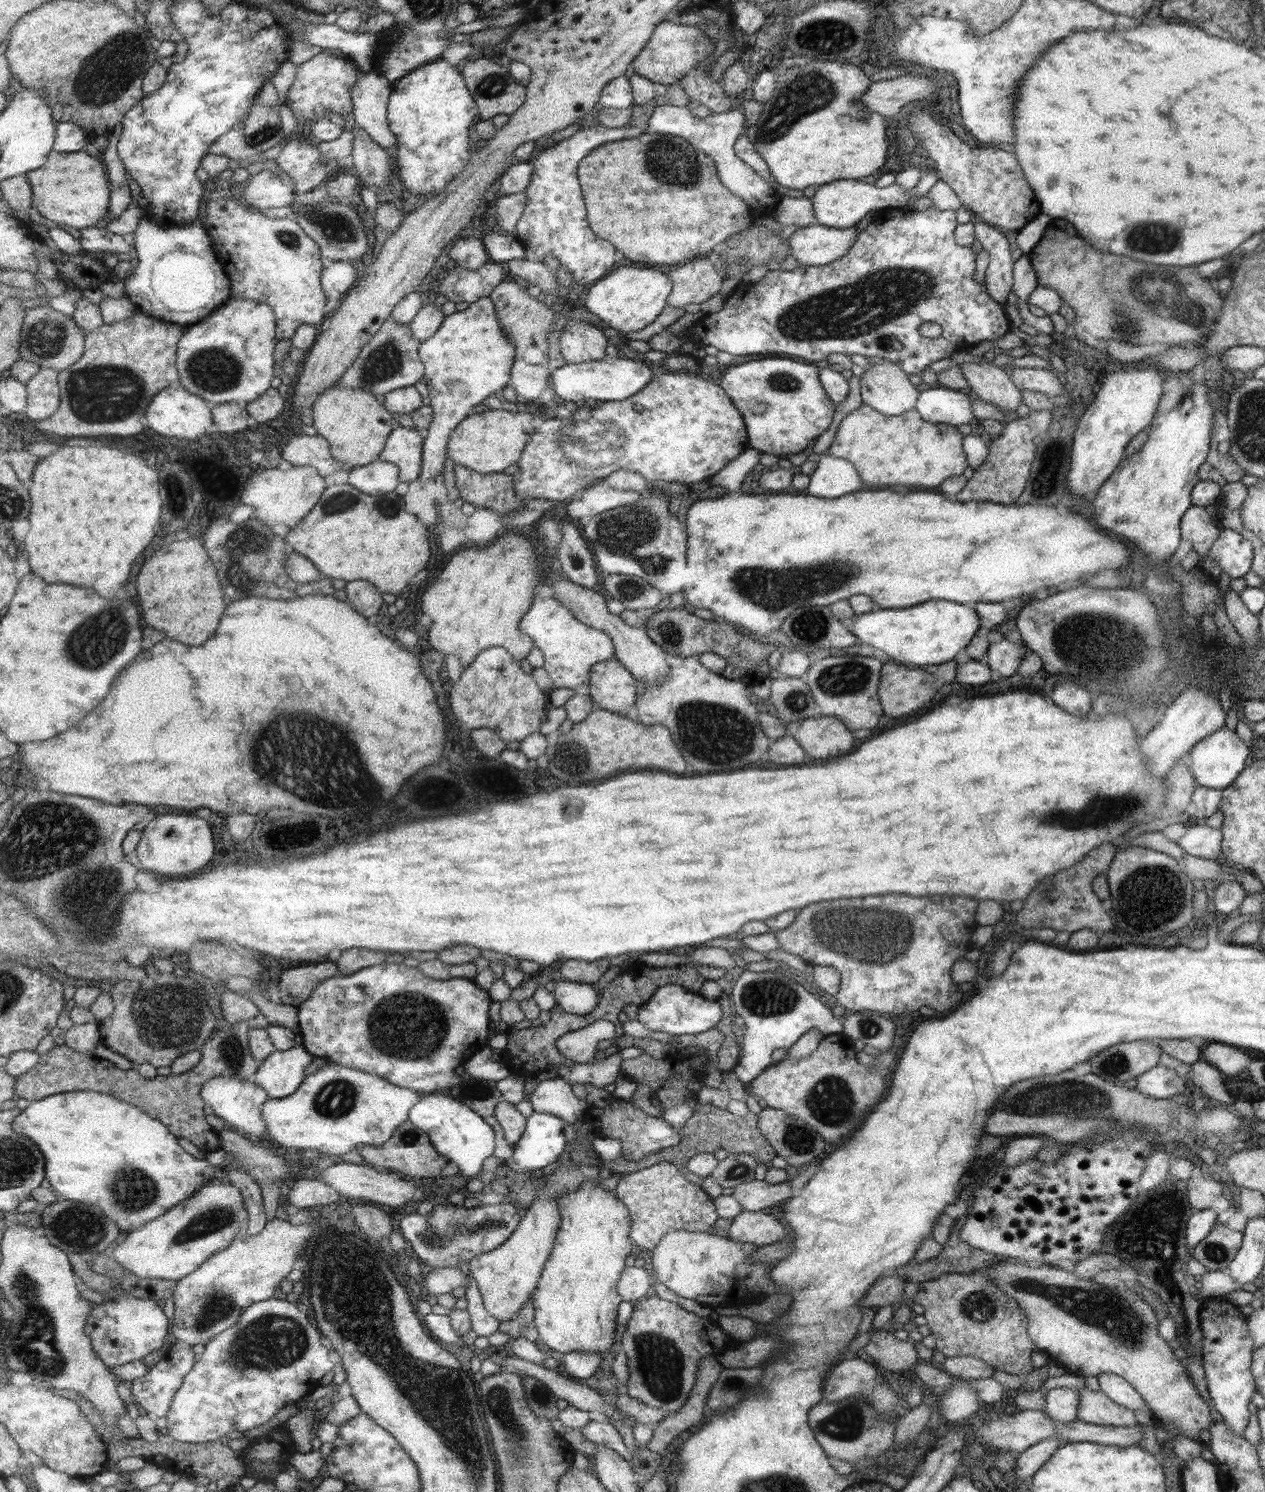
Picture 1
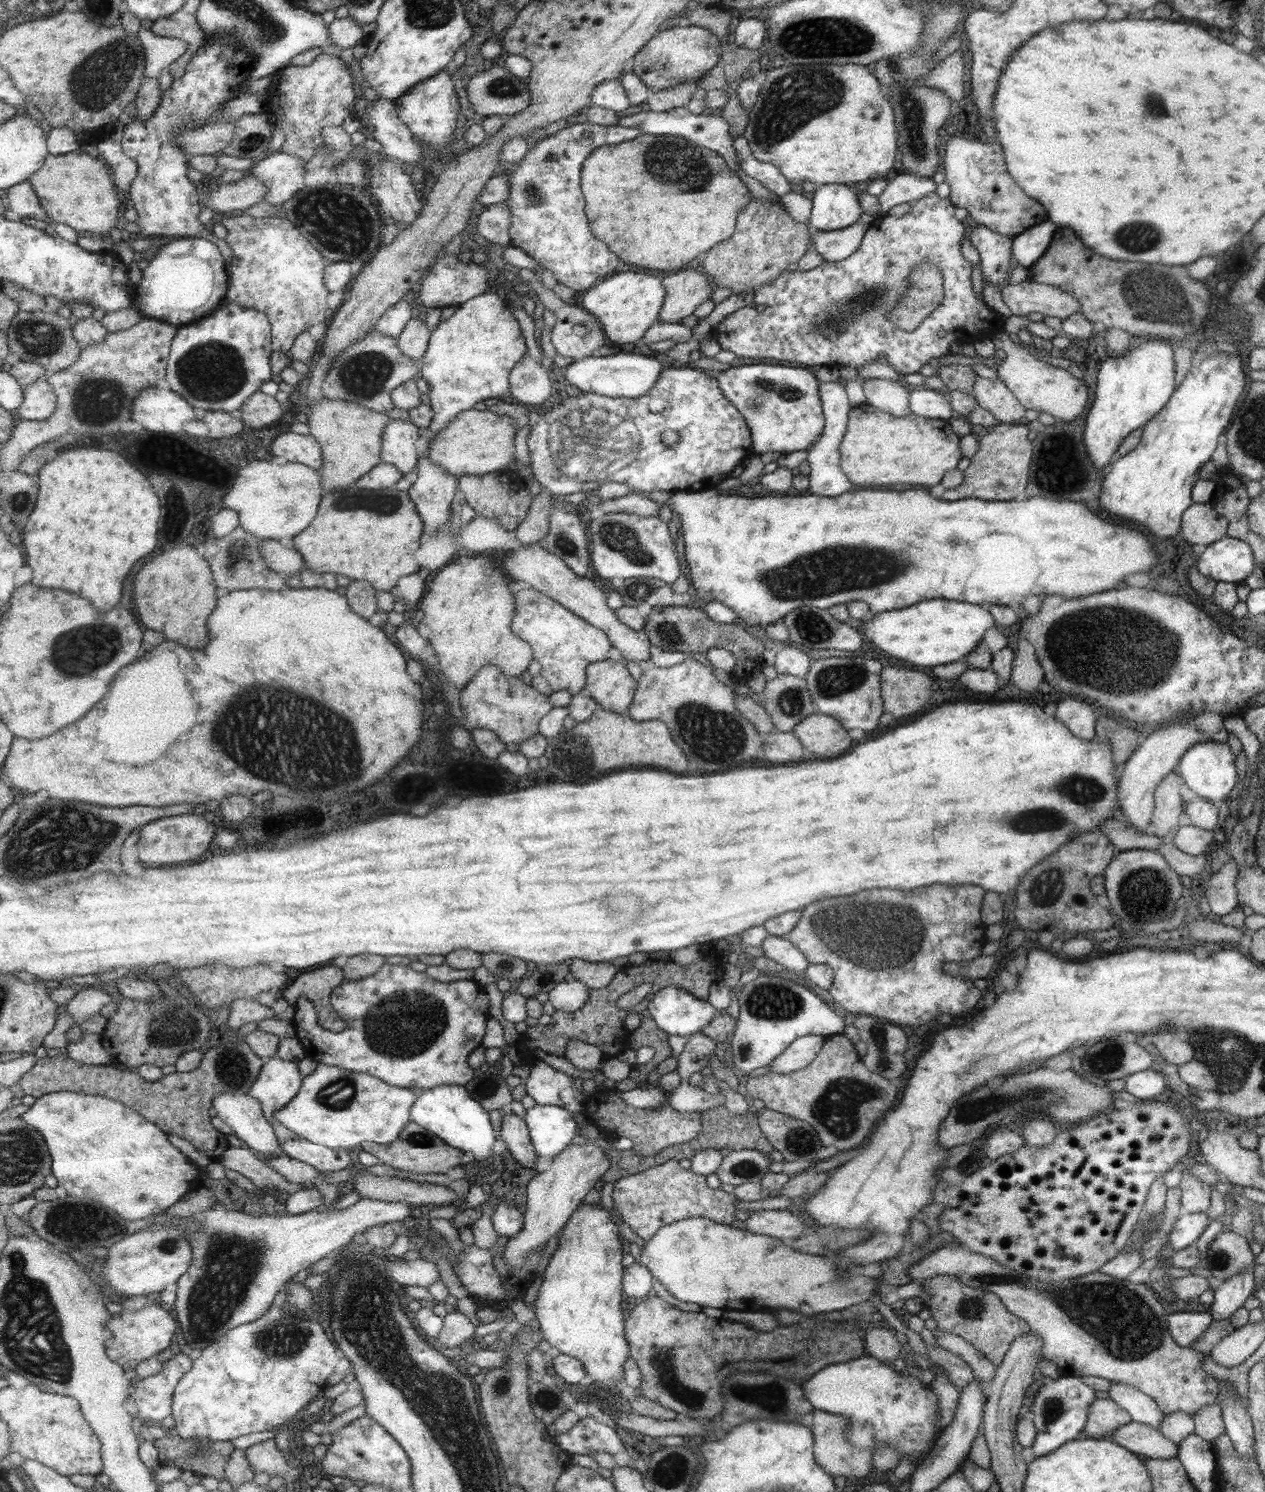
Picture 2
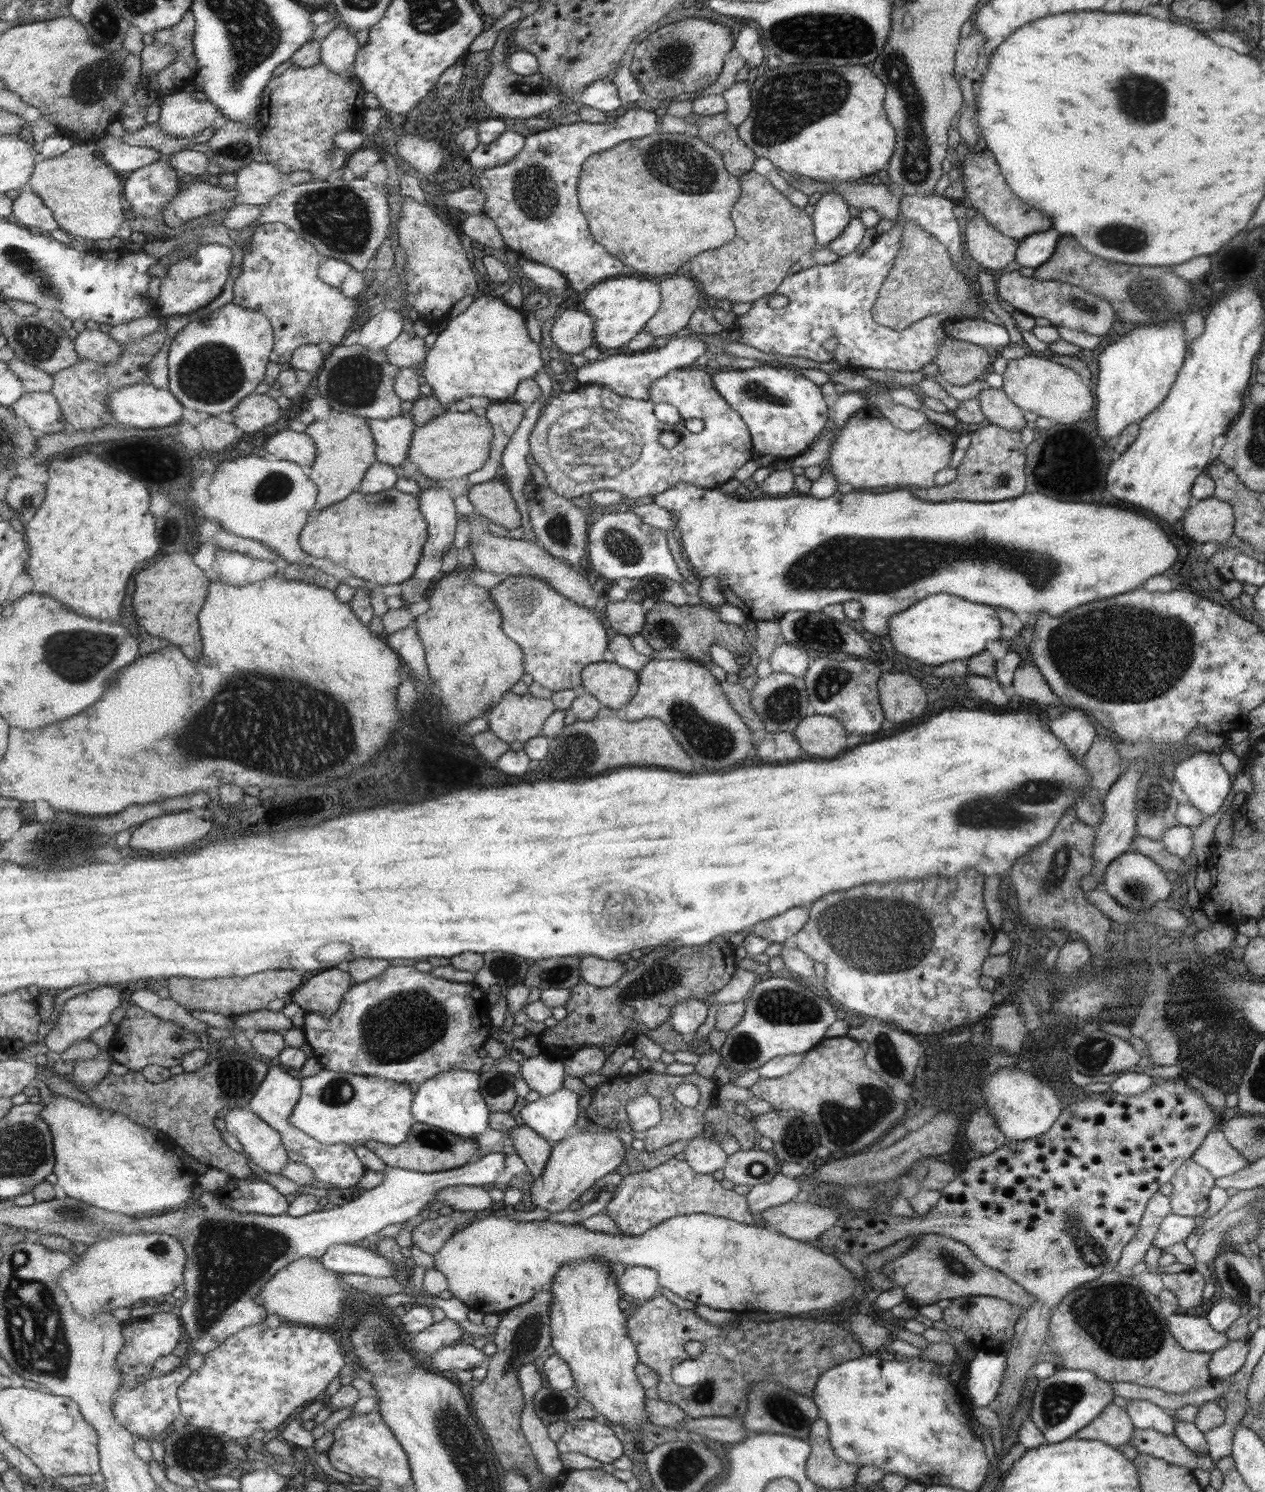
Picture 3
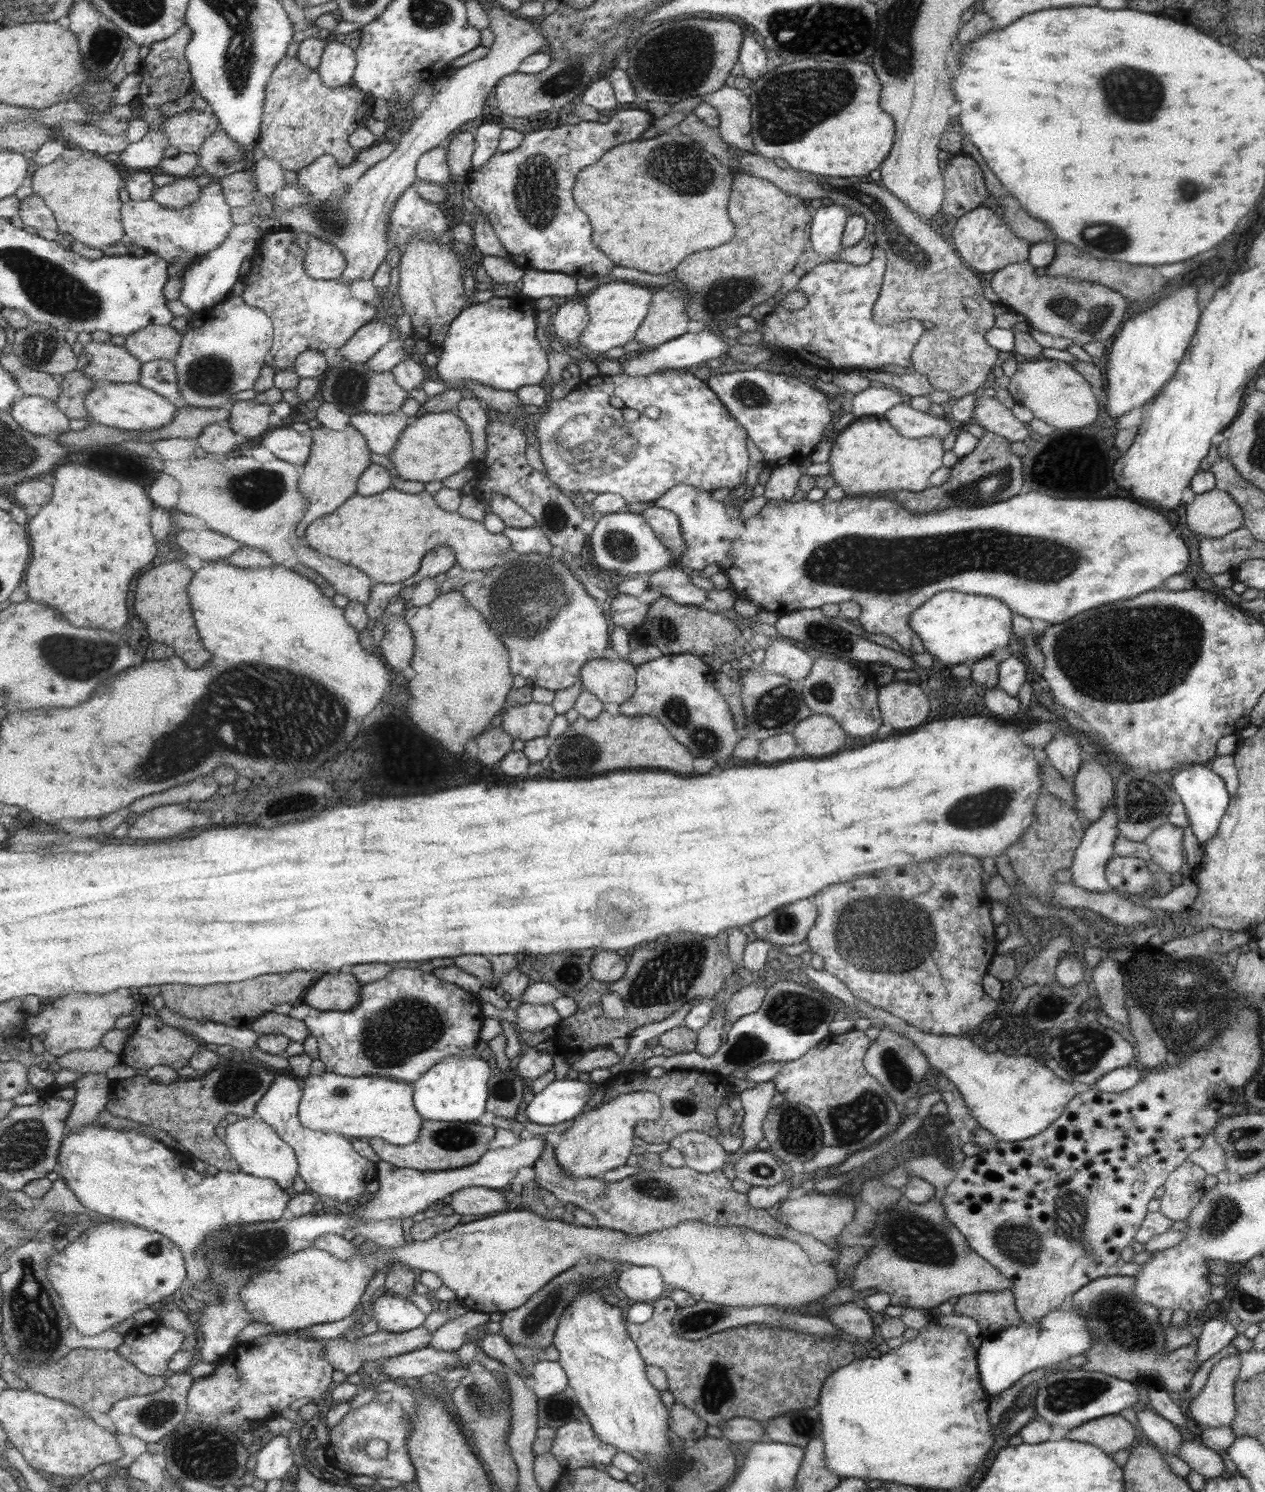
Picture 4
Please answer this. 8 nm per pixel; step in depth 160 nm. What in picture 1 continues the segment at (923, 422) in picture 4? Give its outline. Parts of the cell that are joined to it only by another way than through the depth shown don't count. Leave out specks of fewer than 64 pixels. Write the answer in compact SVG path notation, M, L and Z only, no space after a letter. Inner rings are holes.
M886 361L863 371L859 383L862 404L885 416L913 409L920 393L900 367Z

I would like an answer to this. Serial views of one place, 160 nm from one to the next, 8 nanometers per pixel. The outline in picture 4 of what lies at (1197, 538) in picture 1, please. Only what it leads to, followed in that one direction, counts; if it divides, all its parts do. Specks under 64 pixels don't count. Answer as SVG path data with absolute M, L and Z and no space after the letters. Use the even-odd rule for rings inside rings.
M1215 488L1195 494L1185 508L1186 524L1197 537L1221 538L1242 526L1241 509L1226 492Z

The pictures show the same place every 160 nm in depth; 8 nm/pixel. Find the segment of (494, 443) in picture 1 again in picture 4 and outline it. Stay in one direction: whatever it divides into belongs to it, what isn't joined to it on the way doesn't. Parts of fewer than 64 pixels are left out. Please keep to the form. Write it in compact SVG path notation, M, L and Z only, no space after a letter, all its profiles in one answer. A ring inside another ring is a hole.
M447 411L426 413L412 420L389 459L399 475L399 485L417 488L465 470L473 462L474 456L474 440L469 425L461 416Z

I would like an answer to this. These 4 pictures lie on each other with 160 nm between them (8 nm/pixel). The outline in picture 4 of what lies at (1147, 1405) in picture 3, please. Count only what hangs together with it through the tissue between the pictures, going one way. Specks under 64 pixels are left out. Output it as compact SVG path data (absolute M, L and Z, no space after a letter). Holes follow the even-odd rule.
M1146 1409L1137 1412L1136 1418L1145 1442L1176 1456L1176 1450L1182 1440L1175 1425L1159 1416L1159 1413Z

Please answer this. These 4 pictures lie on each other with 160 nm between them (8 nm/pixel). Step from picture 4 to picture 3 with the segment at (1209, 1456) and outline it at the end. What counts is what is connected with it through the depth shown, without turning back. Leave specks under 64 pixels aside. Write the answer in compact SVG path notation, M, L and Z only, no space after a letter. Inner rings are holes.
M1134 1428L1129 1443L1139 1453L1173 1463L1173 1466L1185 1466L1189 1470L1199 1469L1208 1472L1214 1469L1212 1460L1207 1454L1195 1454L1186 1450L1174 1434L1166 1435L1153 1429Z

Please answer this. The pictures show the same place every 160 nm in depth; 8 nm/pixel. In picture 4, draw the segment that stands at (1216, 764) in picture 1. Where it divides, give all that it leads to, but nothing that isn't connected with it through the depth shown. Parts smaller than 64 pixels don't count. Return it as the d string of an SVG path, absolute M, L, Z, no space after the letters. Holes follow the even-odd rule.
M1209 764L1190 765L1187 770L1181 770L1172 776L1171 788L1179 794L1188 818L1188 827L1197 841L1203 844L1213 838L1220 826L1221 817L1227 812L1228 802L1231 800L1220 776L1213 774Z

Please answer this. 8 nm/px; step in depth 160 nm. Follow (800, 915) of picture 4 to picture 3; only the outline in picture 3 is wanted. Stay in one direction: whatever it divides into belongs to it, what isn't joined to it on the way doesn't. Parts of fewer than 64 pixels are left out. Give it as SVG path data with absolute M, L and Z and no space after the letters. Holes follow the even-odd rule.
M797 906L778 914L776 917L757 922L749 933L760 936L766 941L785 943L791 942L794 934L803 928L808 917L806 906Z

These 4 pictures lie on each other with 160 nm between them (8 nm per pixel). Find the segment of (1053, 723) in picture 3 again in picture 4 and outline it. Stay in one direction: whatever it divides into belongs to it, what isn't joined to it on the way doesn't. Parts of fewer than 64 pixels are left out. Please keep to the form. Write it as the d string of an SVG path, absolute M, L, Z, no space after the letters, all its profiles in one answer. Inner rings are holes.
M1073 734L1055 735L1040 753L1066 781L1077 774L1082 763L1079 757L1081 750L1075 739Z

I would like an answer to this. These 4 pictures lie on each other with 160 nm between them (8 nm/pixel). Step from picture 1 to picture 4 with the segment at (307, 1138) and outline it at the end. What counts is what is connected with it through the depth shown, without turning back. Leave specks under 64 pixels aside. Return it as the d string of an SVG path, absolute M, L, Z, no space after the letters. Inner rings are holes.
M330 1073L309 1076L305 1080L304 1097L300 1104L300 1119L305 1128L323 1132L336 1132L350 1139L384 1138L395 1146L405 1146L415 1142L419 1136L424 1118L414 1105L414 1085L393 1082L393 1078L381 1078L377 1074L367 1074L359 1078L351 1075Z

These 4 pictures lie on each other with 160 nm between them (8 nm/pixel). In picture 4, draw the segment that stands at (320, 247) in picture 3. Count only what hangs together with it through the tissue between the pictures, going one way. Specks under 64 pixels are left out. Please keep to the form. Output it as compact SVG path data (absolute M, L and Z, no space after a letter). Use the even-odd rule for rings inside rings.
M497 2L491 4L488 16L489 28L495 34L489 53L483 59L448 72L440 81L433 101L409 131L401 135L400 143L389 158L367 169L356 183L348 186L348 193L340 197L331 197L320 203L309 201L292 209L284 209L273 201L275 216L283 227L295 233L307 232L341 250L348 263L343 278L348 281L374 278L379 266L385 262L390 251L392 212L396 209L397 201L419 180L417 165L420 158L429 150L441 146L455 128L481 116L487 96L494 91L497 82L503 76L517 73L521 63L537 53L539 48L547 48L548 42L541 33L539 20L513 15Z

